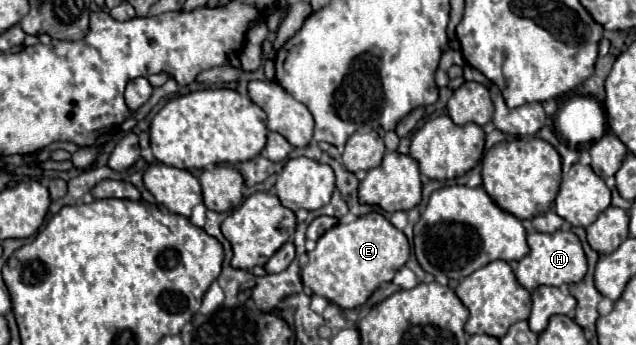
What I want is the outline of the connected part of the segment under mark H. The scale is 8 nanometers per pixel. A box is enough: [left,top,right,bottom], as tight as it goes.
[514,229,586,291]

